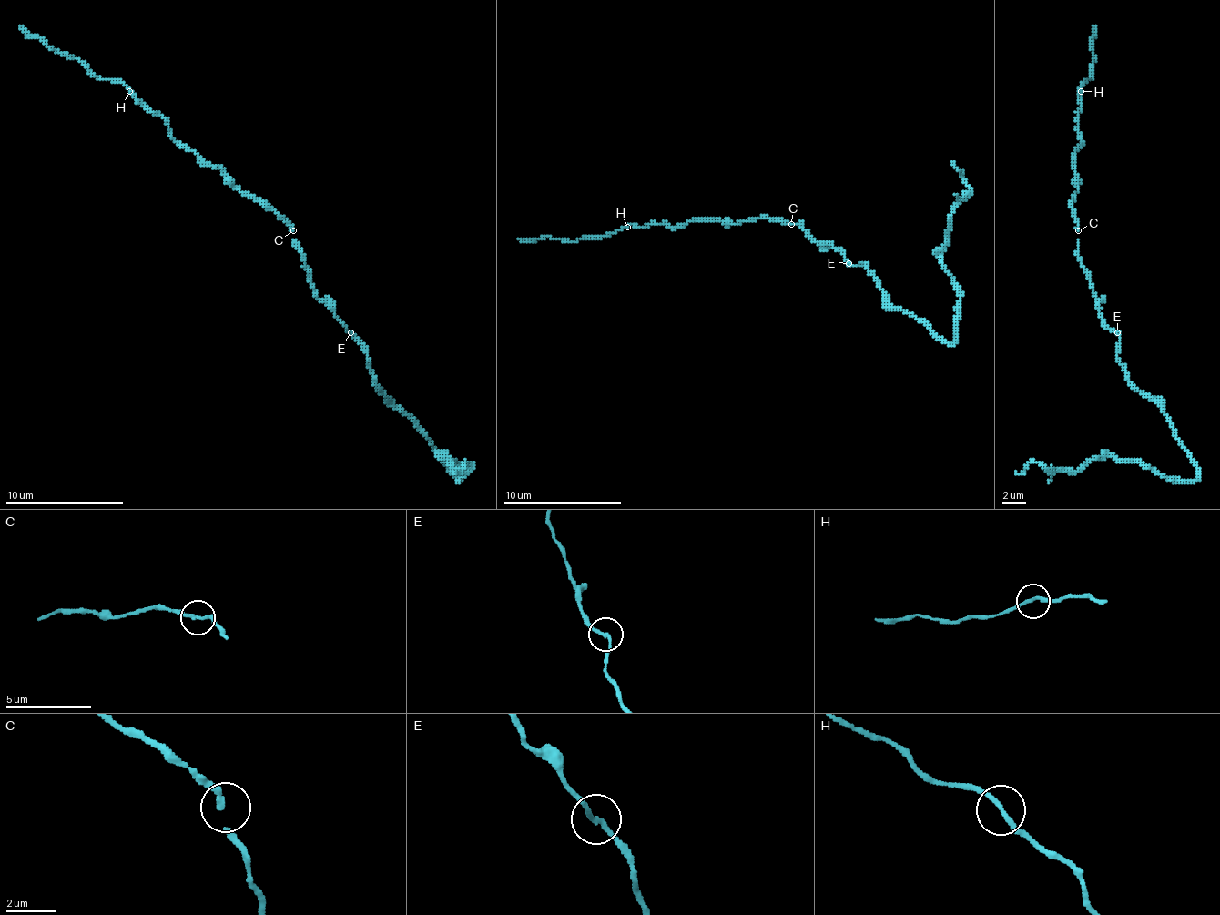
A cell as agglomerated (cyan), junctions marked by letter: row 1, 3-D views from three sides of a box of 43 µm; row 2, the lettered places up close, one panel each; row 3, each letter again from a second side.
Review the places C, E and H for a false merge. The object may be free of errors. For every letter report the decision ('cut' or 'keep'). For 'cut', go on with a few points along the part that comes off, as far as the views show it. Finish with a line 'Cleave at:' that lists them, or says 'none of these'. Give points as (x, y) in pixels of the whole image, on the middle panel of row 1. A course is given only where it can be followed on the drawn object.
C: keep
E: keep
H: keep
Cleave at: none of these

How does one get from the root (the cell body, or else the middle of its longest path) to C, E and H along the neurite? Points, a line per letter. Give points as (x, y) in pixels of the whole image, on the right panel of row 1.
C: (1099, 310), (1099, 302), (1092, 296), (1090, 272), (1081, 263), (1078, 255), (1078, 230)
E: (1099, 310), (1099, 317), (1116, 331)
H: (1099, 310), (1090, 272), (1078, 255), (1078, 225), (1072, 210), (1078, 189), (1075, 150), (1081, 145), (1081, 91)

